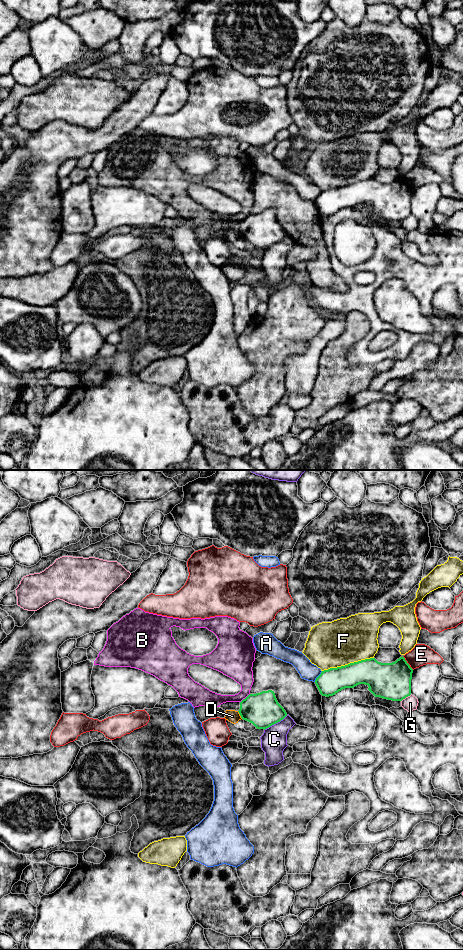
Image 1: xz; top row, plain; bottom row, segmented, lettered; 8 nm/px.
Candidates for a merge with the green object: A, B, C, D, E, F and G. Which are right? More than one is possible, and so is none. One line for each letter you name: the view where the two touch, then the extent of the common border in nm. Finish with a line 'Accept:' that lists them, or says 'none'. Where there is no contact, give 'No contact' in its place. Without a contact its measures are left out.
Accept: none

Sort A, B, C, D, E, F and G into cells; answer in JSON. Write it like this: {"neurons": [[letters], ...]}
{"neurons": [["A"], ["B"], ["C"], ["D"], ["E"], ["F"], ["G"]]}

